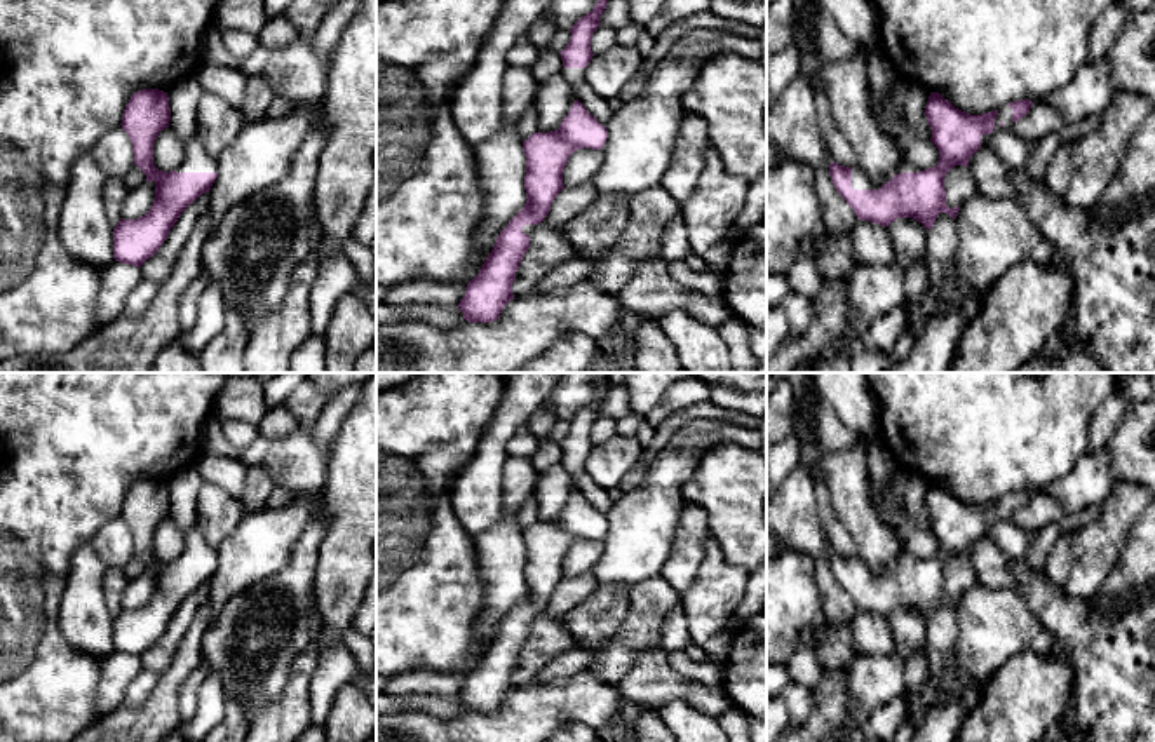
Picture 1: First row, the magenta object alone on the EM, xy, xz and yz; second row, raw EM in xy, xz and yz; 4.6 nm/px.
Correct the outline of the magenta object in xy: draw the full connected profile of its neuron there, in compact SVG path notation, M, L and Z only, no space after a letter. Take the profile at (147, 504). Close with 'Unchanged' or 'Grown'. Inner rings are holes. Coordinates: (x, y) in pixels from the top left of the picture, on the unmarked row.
M143 479L131 486L120 514L131 528L134 556L155 573L152 599L138 610L120 608L113 618L115 651L138 658L159 641L181 603L218 568L218 550L206 542L199 523L185 533L178 559L164 563L153 556L153 533L169 510L167 482Z. Grown

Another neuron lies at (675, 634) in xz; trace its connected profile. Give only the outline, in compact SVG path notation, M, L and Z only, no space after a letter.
M676 603L676 606L671 610L671 613L664 622L662 650L665 653L671 653L676 650L686 650L690 641L692 637L688 632L688 618L685 615L681 603Z

